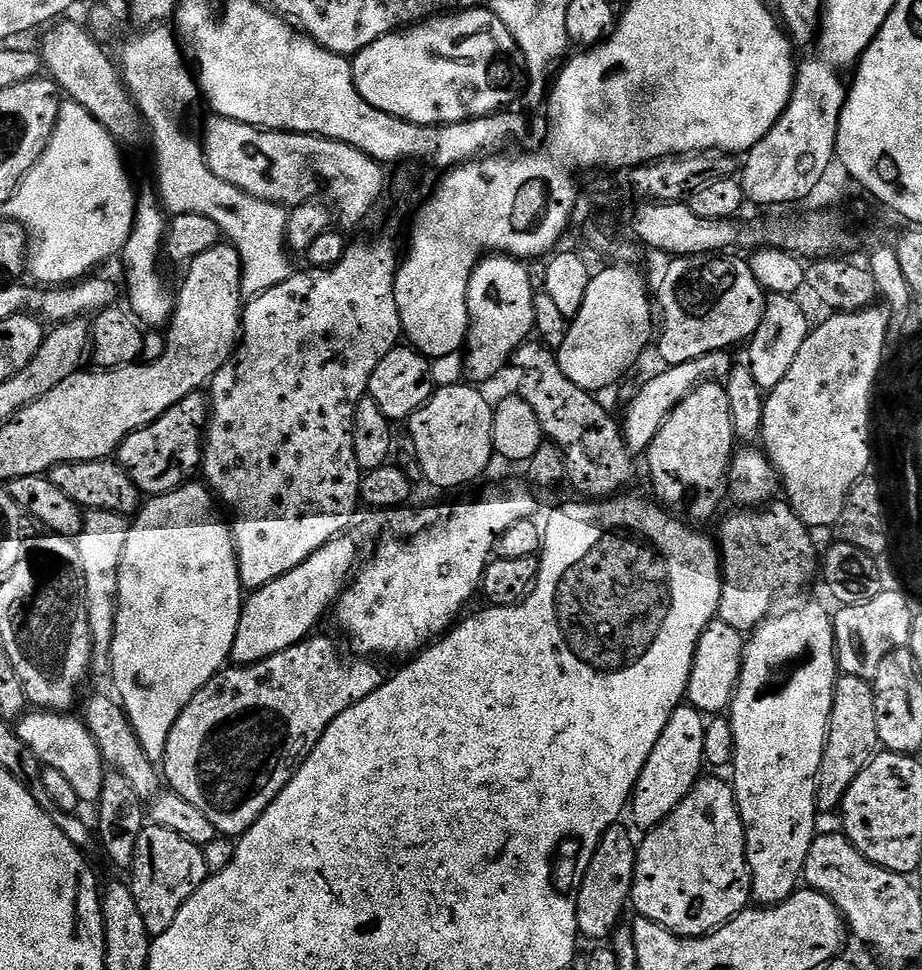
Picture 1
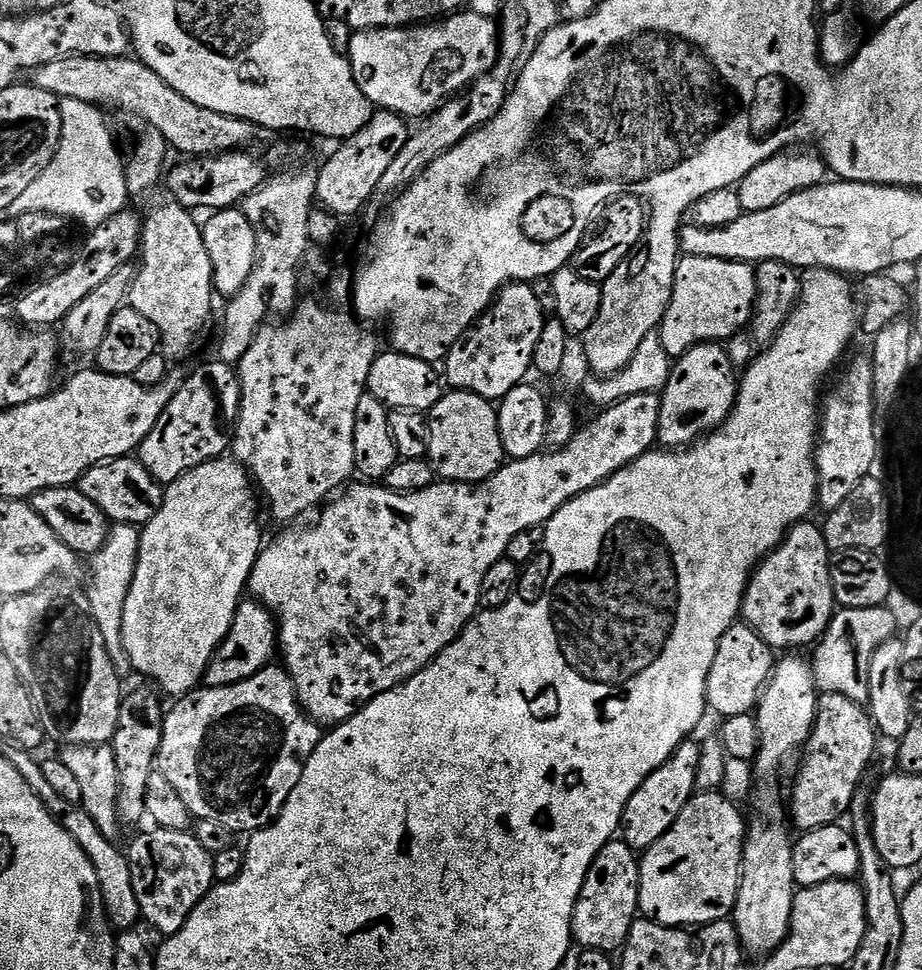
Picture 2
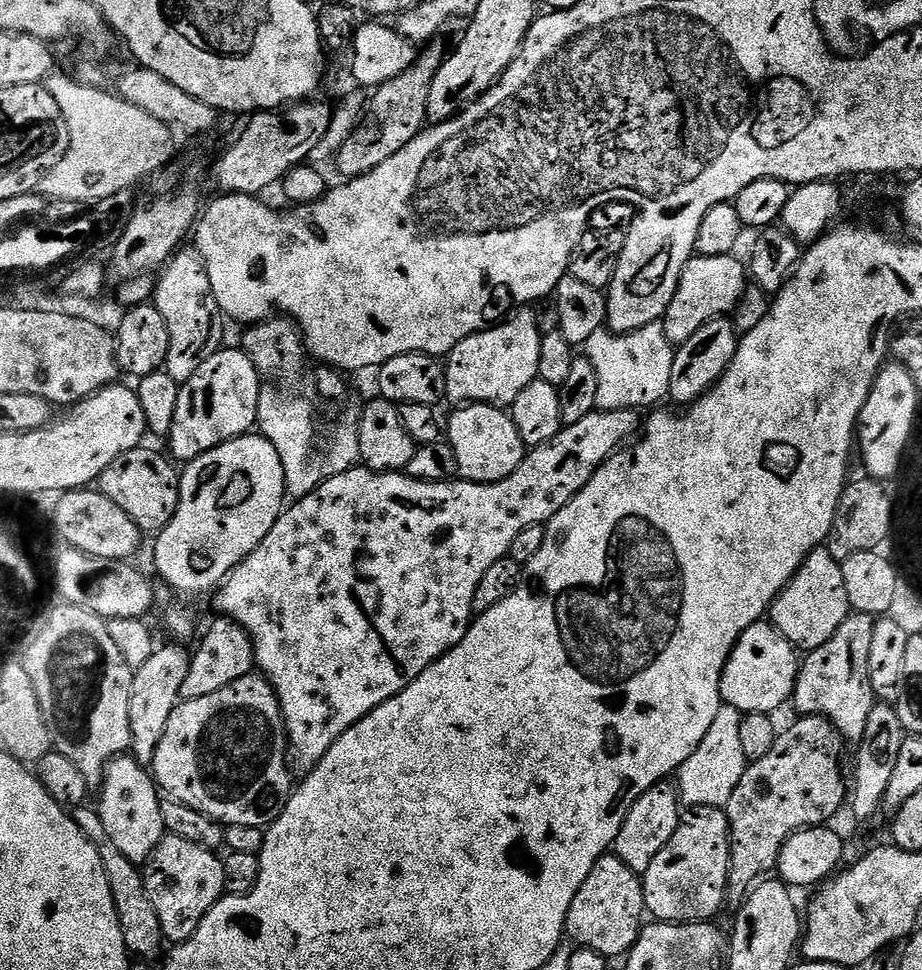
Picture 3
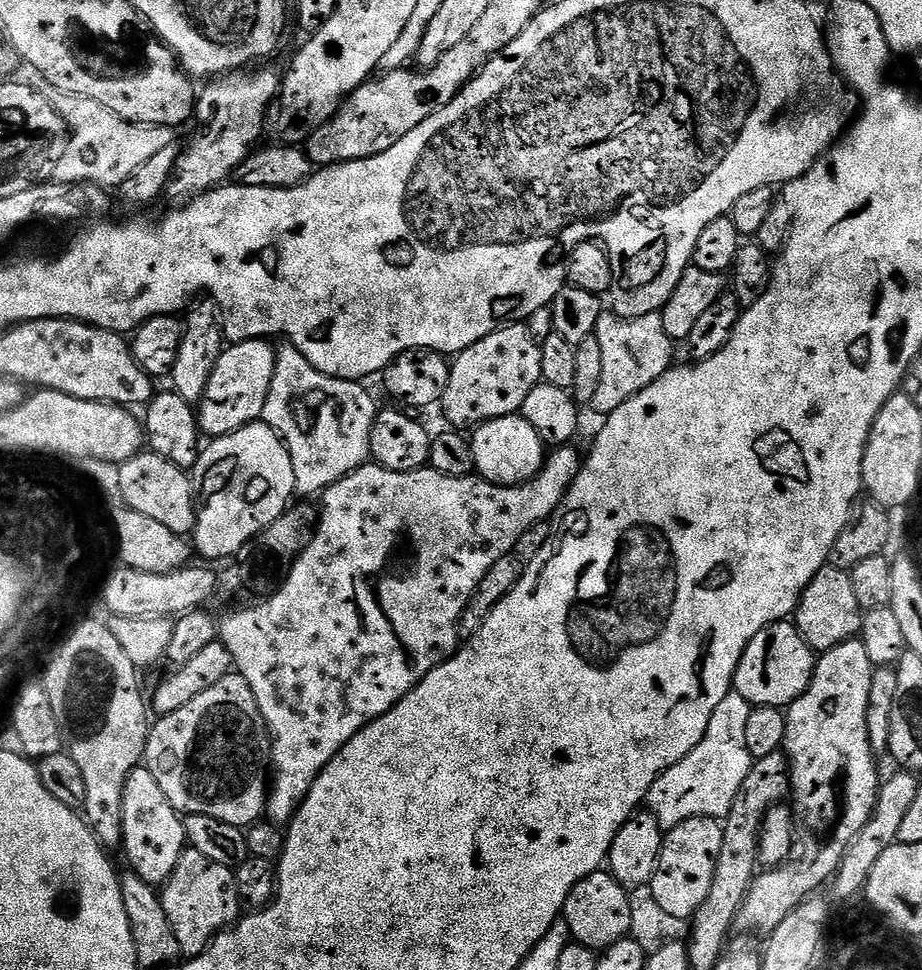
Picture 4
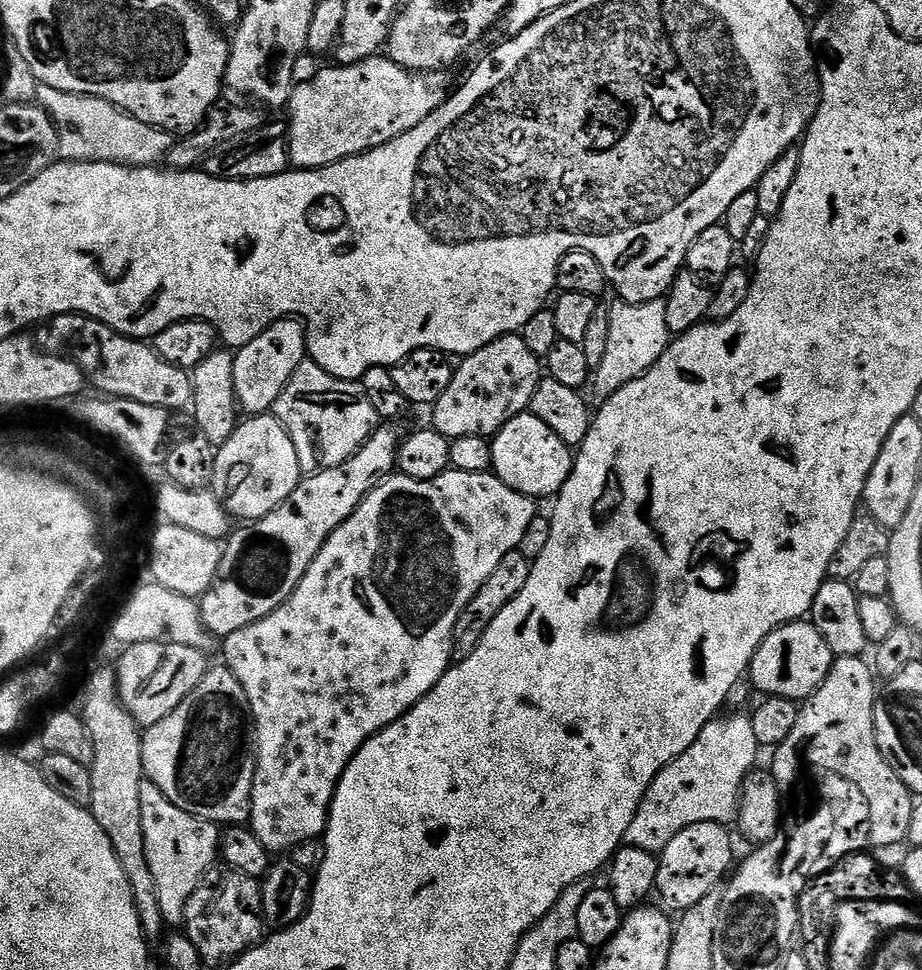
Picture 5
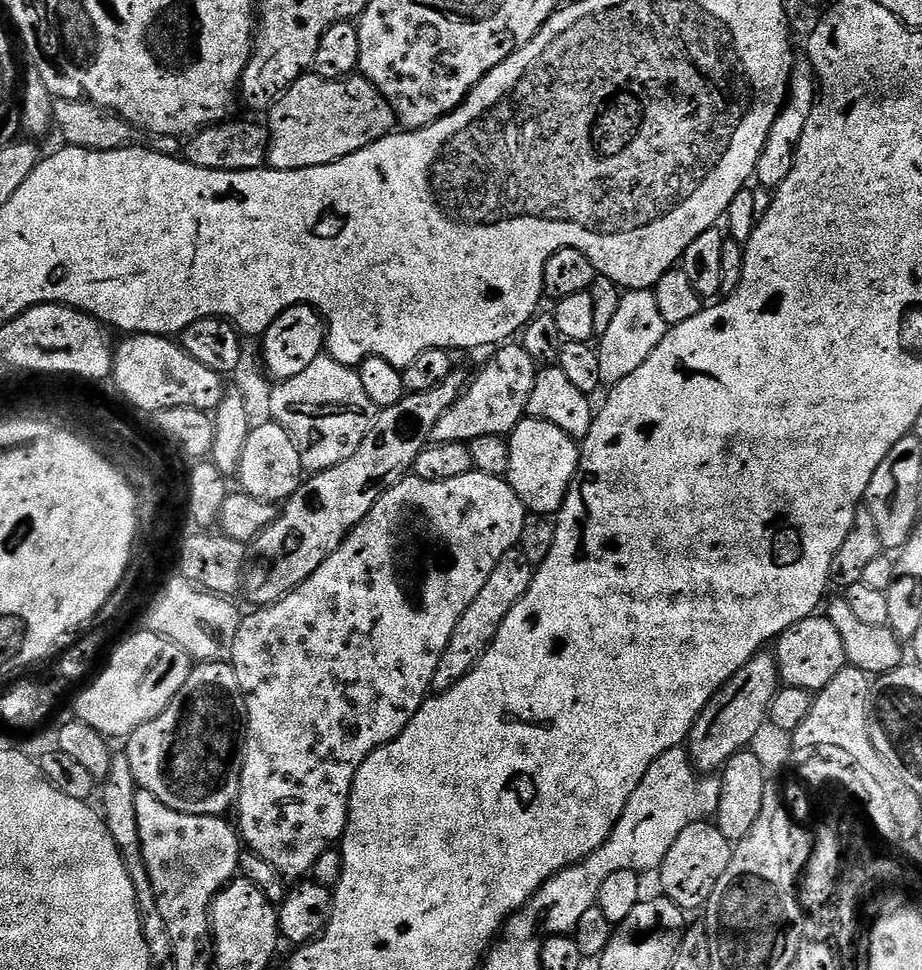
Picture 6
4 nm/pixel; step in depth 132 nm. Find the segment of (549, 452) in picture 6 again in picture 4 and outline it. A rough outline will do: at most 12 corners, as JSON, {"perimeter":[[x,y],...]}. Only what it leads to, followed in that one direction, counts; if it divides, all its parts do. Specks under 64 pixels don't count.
{"perimeter":[[519,414],[470,439],[479,479],[514,488],[544,468],[544,439]]}

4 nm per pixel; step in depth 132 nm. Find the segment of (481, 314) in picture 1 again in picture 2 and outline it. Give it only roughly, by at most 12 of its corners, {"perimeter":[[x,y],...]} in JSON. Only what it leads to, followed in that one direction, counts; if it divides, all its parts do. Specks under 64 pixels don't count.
{"perimeter":[[505,283],[449,348],[457,392],[500,401],[533,371],[544,321],[531,283]]}

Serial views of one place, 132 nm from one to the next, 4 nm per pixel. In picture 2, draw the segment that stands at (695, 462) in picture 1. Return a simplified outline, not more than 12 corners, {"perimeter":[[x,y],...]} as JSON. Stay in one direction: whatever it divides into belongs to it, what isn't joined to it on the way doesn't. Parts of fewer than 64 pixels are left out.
{"perimeter":[[723,343],[675,357],[659,443],[683,450],[724,425],[738,370]]}

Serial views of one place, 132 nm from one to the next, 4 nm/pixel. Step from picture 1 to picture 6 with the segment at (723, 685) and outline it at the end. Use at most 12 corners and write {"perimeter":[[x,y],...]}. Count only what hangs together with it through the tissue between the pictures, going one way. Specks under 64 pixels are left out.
{"perimeter":[[824,614],[775,641],[787,687],[813,694],[846,667],[842,638]]}

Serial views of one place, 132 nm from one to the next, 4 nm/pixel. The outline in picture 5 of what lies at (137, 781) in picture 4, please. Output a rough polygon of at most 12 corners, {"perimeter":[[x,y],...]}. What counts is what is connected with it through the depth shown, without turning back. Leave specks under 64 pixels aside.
{"perimeter":[[142,782],[142,834],[165,925],[217,863],[221,829]]}

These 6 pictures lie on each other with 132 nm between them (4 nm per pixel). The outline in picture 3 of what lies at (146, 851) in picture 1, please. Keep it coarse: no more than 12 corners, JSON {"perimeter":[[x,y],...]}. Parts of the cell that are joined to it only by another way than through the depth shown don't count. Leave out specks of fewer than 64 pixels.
{"perimeter":[[165,835],[143,865],[169,945],[226,894],[224,861]]}

